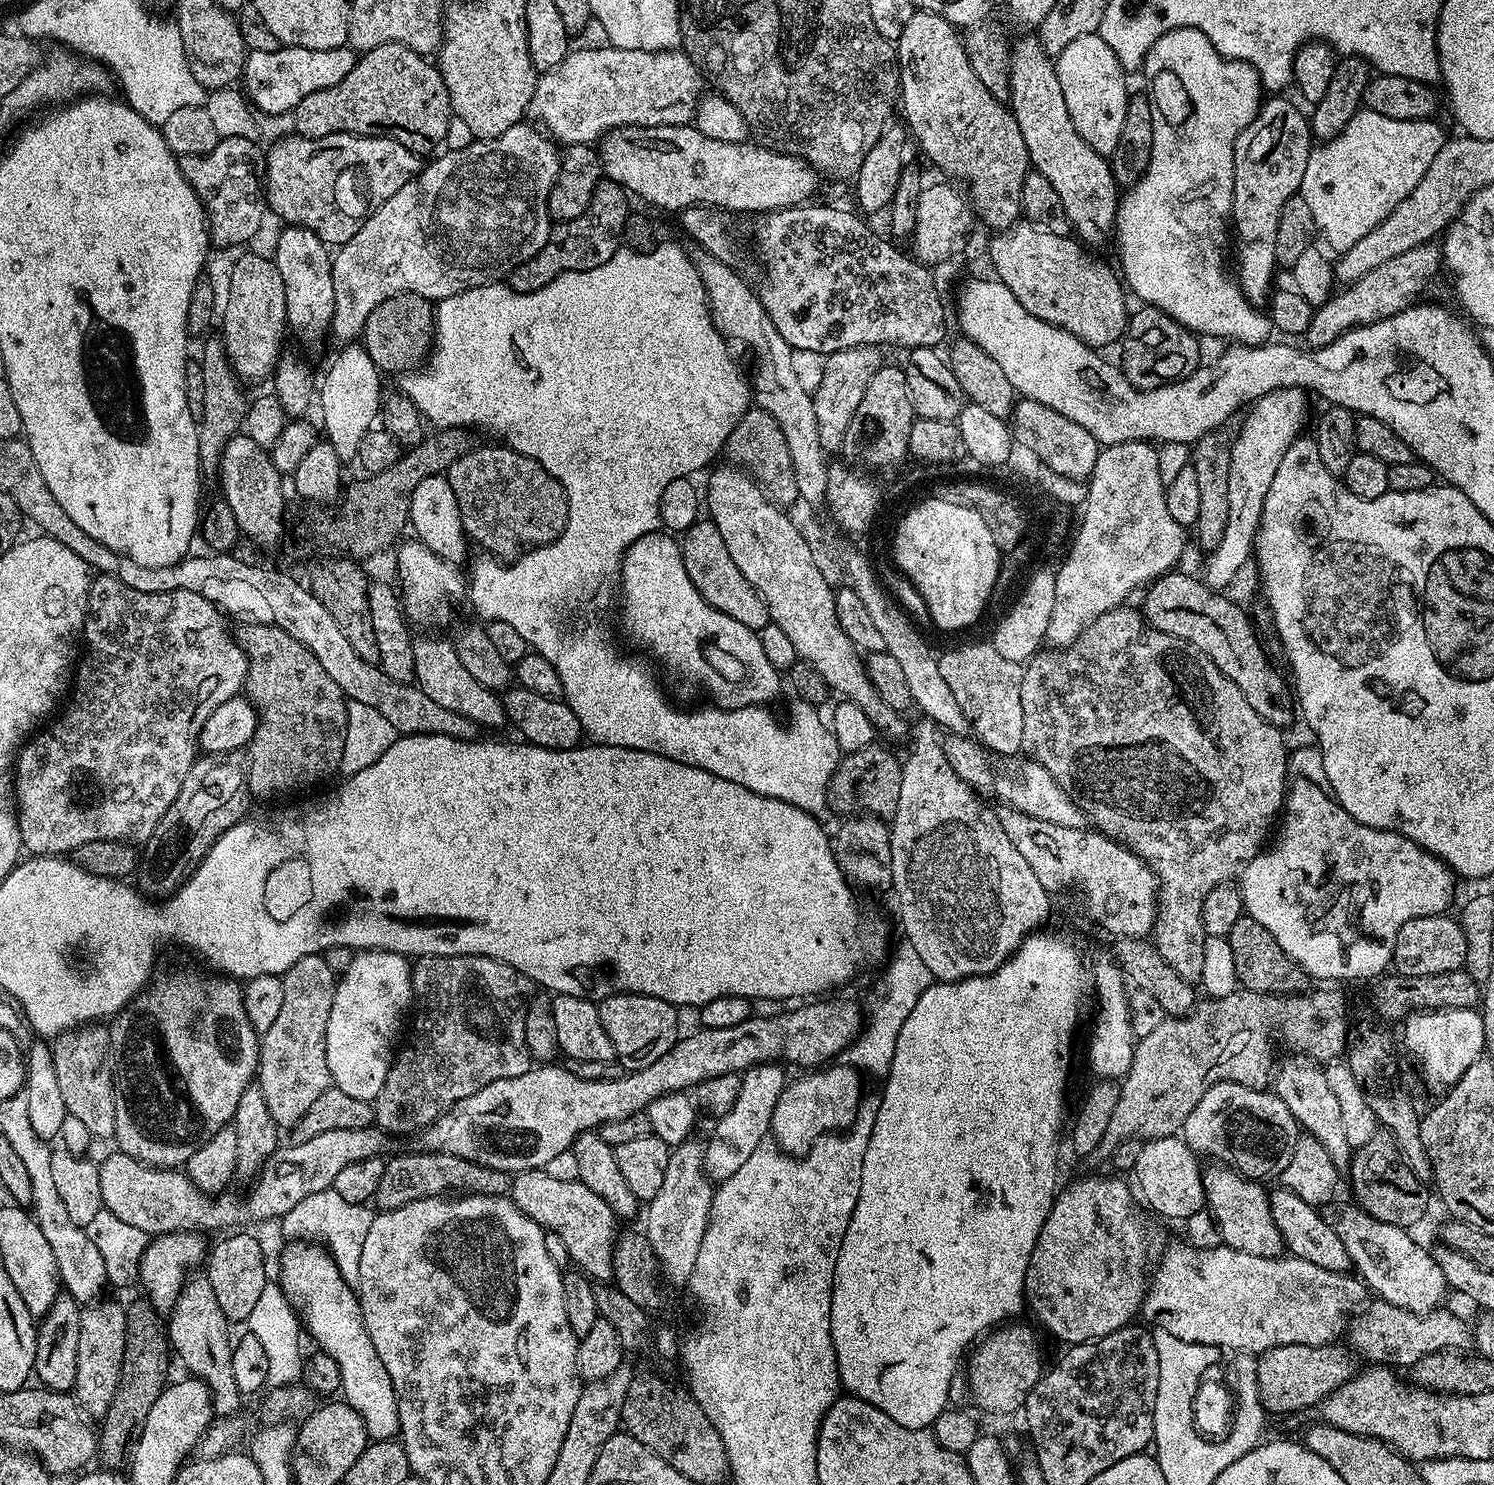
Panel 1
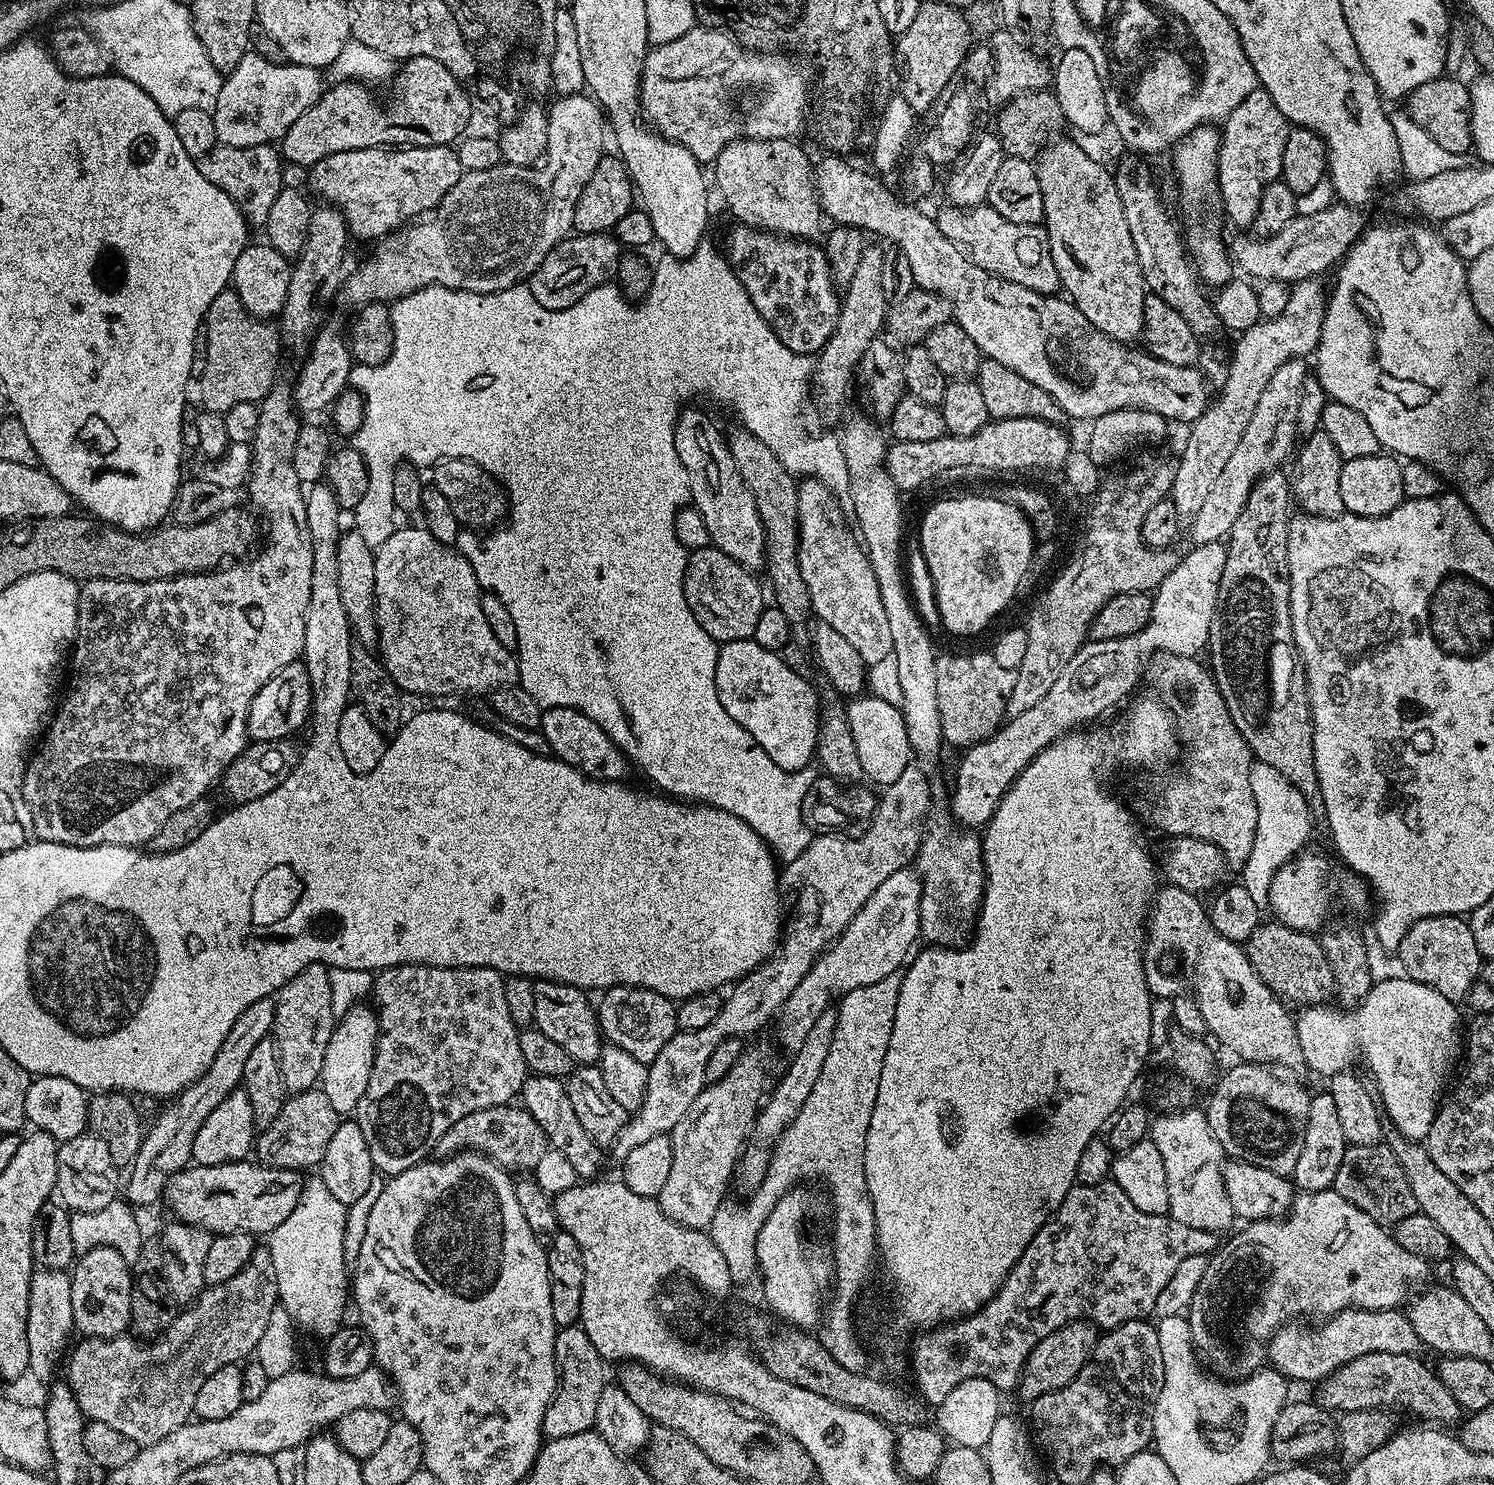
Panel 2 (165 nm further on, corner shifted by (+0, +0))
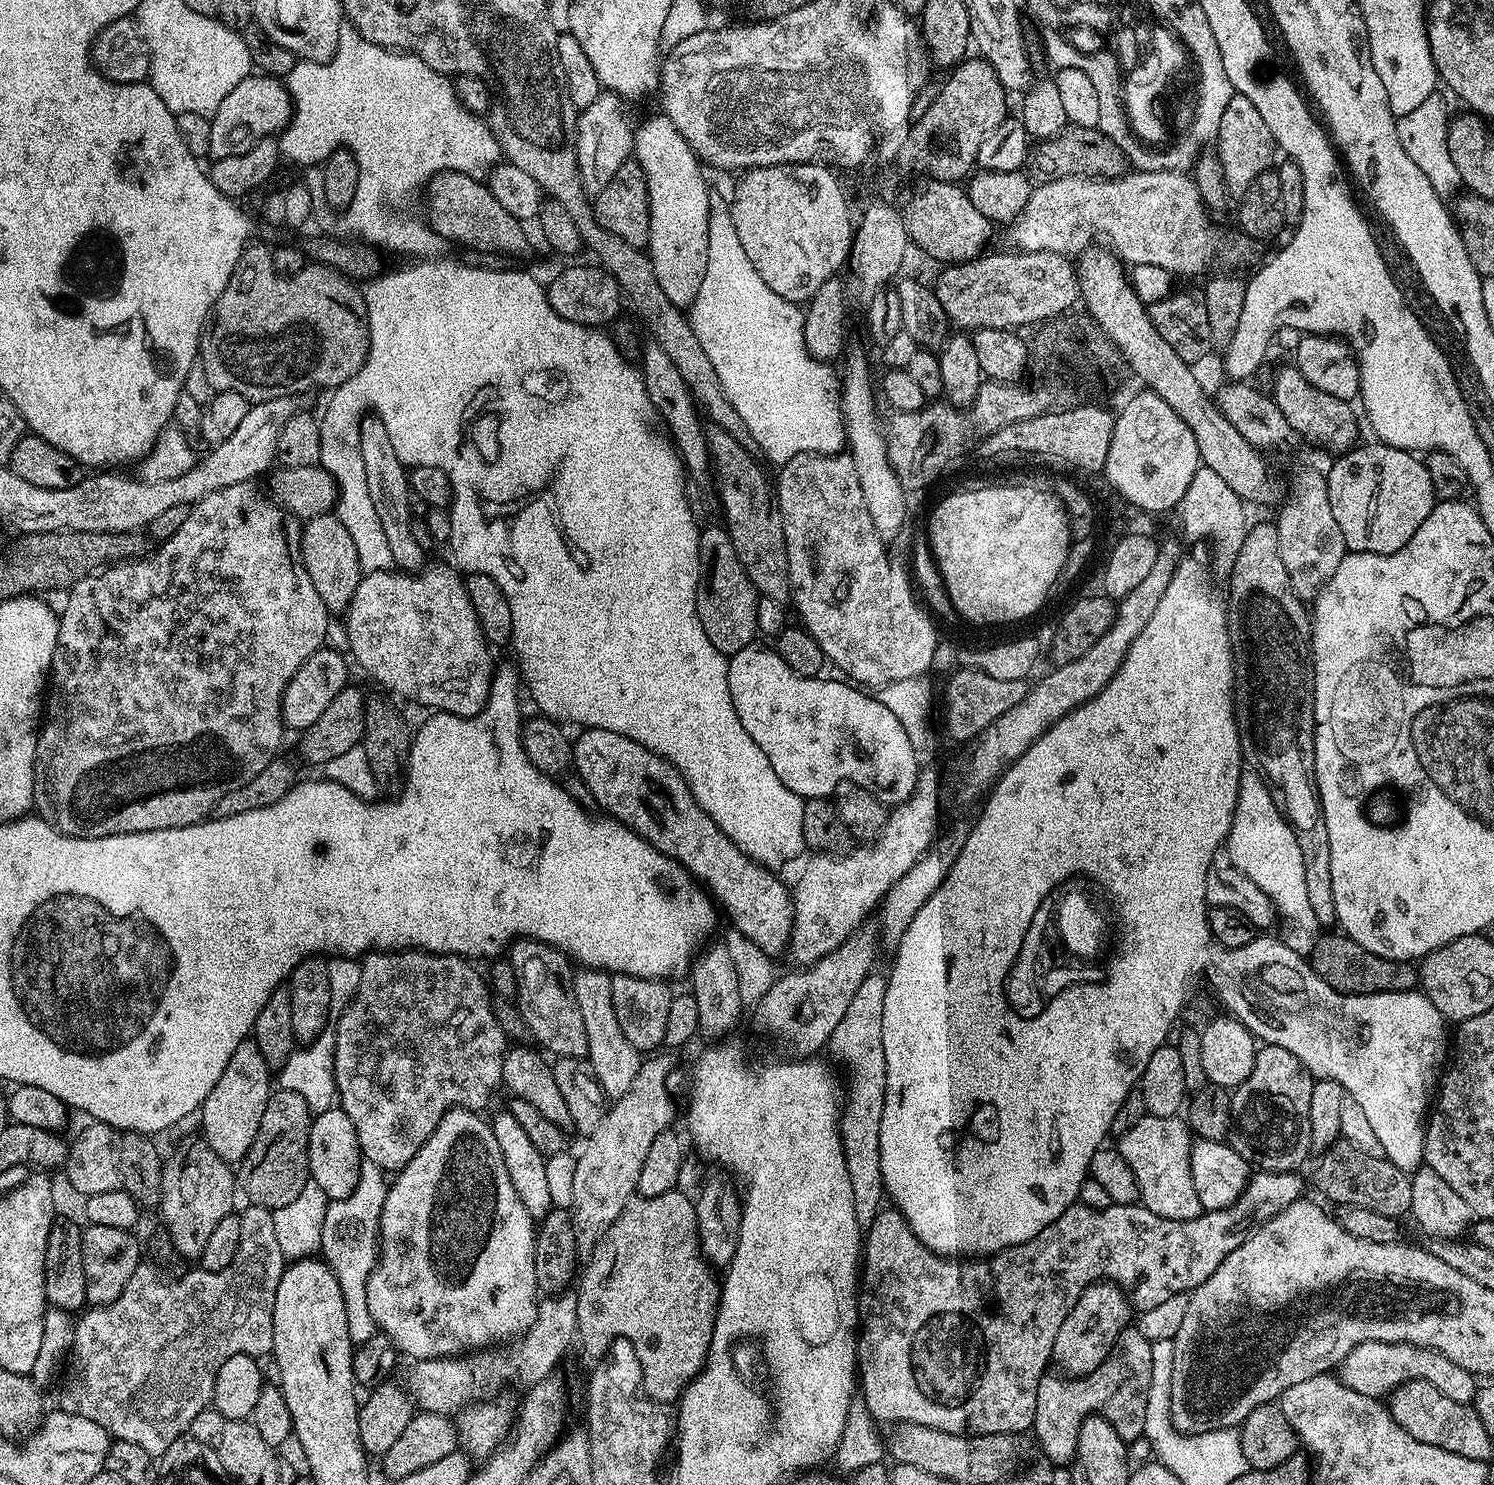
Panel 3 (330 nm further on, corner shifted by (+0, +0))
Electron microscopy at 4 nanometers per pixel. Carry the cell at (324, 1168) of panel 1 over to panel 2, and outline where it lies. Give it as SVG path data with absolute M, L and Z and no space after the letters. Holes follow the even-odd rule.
M245 1158L232 1164L183 1168L168 1180L162 1200L168 1203L171 1215L184 1224L196 1224L213 1234L248 1232L260 1238L289 1217L298 1204L301 1185L301 1173L295 1168L271 1168Z

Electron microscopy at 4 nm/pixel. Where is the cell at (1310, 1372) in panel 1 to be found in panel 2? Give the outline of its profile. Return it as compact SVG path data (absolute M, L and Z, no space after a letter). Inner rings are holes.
M1411 1352L1362 1354L1362 1358L1346 1362L1327 1378L1319 1381L1315 1385L1314 1402L1333 1414L1372 1409L1392 1410L1392 1407L1409 1408L1420 1422L1427 1422L1432 1426L1455 1425L1462 1416L1460 1404L1443 1385L1437 1373L1432 1368L1428 1369L1420 1358Z

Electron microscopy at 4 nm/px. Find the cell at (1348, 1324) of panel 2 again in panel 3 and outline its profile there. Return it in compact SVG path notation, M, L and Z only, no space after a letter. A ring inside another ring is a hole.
M1367 1340L1350 1354L1340 1364L1338 1379L1350 1390L1358 1390L1358 1394L1375 1396L1377 1398L1387 1397L1398 1386L1402 1386L1411 1380L1425 1380L1430 1382L1446 1398L1454 1398L1454 1402L1472 1404L1478 1389L1477 1377L1472 1373L1462 1370L1456 1362L1450 1362L1441 1352L1432 1348L1416 1348L1413 1344L1399 1344L1398 1342L1382 1342L1381 1340Z

